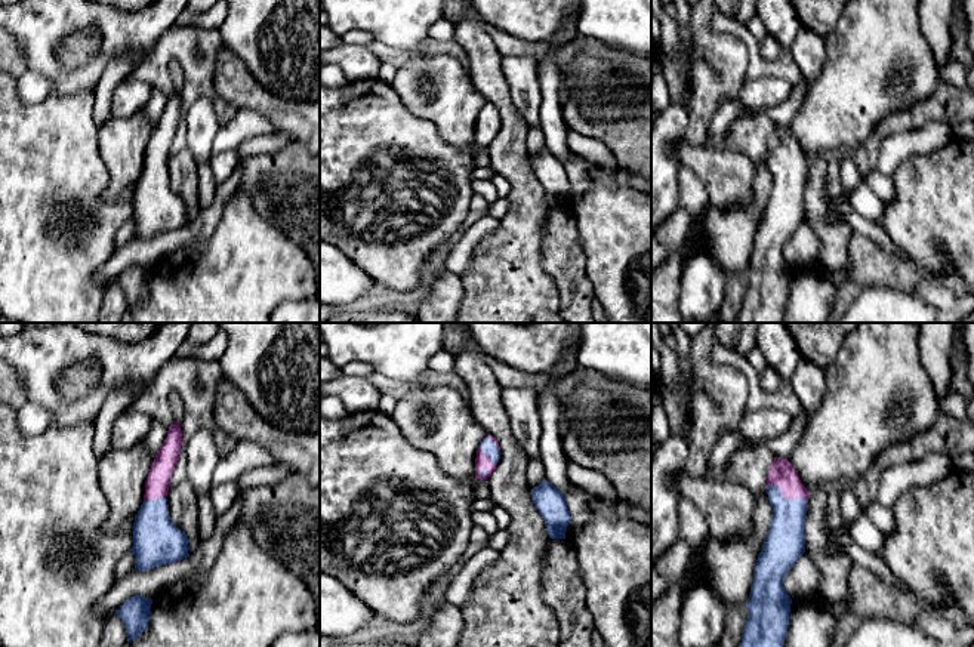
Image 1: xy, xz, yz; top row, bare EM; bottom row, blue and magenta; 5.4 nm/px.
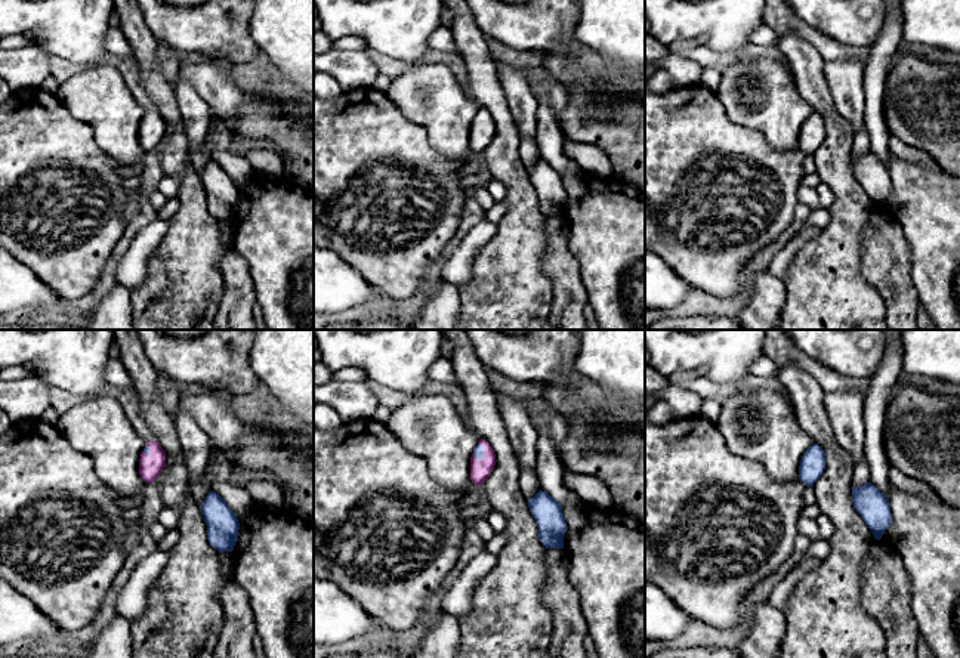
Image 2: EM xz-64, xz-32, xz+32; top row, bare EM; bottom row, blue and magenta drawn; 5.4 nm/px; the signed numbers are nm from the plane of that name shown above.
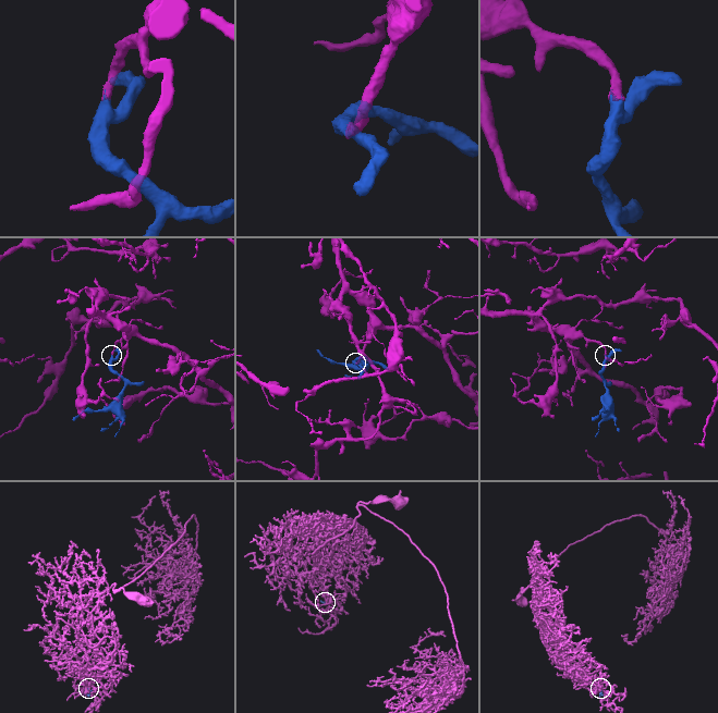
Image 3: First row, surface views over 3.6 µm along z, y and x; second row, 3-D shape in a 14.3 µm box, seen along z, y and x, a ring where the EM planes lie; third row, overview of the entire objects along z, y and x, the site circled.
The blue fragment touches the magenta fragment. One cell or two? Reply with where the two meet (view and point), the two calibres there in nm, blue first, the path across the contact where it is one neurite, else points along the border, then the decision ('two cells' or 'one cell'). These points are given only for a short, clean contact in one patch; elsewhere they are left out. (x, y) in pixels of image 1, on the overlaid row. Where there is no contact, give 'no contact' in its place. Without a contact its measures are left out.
meets blue in yz at (785, 499); 220 nm thick on the blue side, 140 nm on the other; runs through yz (785, 544), (785, 499), (780, 474); one cell

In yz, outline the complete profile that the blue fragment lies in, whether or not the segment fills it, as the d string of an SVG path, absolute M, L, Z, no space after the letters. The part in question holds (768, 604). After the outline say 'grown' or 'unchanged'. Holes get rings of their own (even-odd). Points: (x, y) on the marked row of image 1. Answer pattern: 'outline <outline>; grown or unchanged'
outline M774 457L767 477L773 518L753 567L748 620L739 647L783 647L792 600L785 577L805 552L808 492L787 459Z; grown

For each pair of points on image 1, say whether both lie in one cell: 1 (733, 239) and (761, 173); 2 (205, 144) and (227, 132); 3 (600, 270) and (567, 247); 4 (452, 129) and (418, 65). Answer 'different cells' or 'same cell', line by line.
1: same cell
2: different cells
3: different cells
4: same cell

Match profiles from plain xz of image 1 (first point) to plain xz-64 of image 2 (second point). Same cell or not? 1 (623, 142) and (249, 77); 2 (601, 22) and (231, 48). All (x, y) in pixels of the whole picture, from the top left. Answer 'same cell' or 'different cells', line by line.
1: same cell
2: different cells

